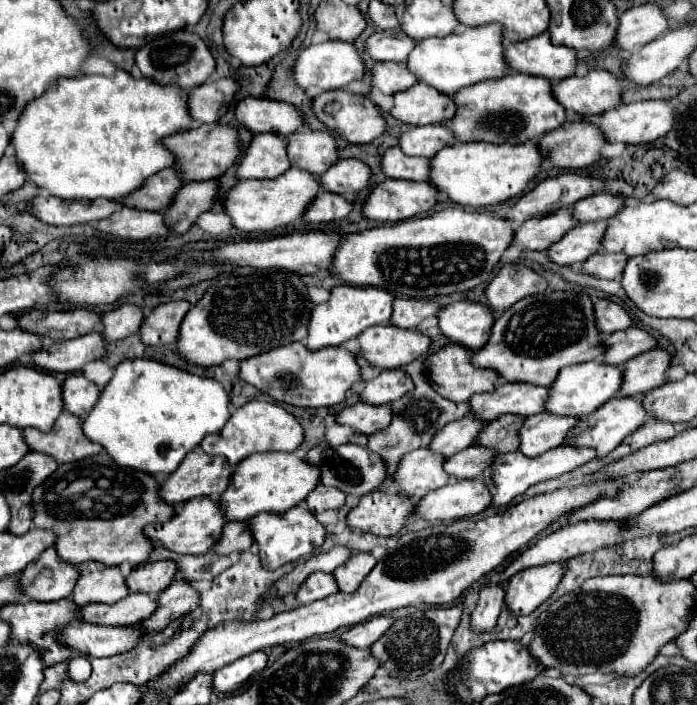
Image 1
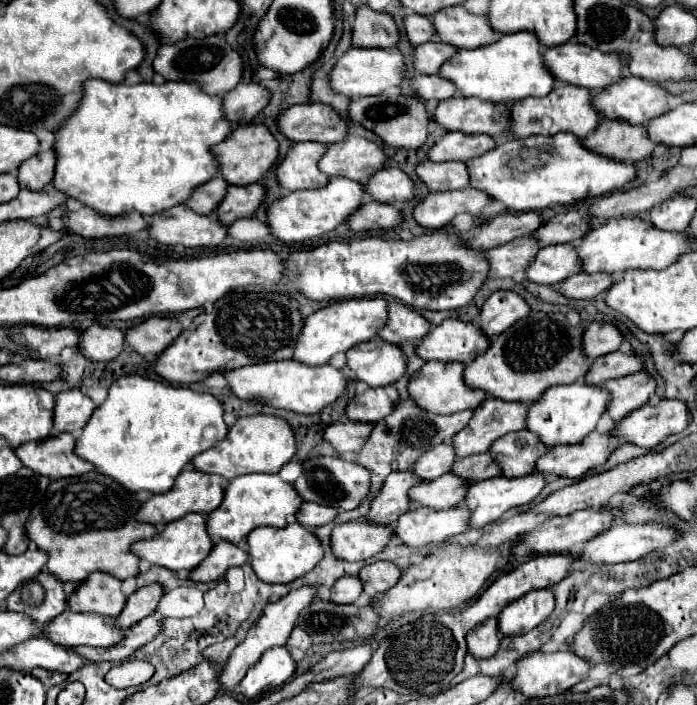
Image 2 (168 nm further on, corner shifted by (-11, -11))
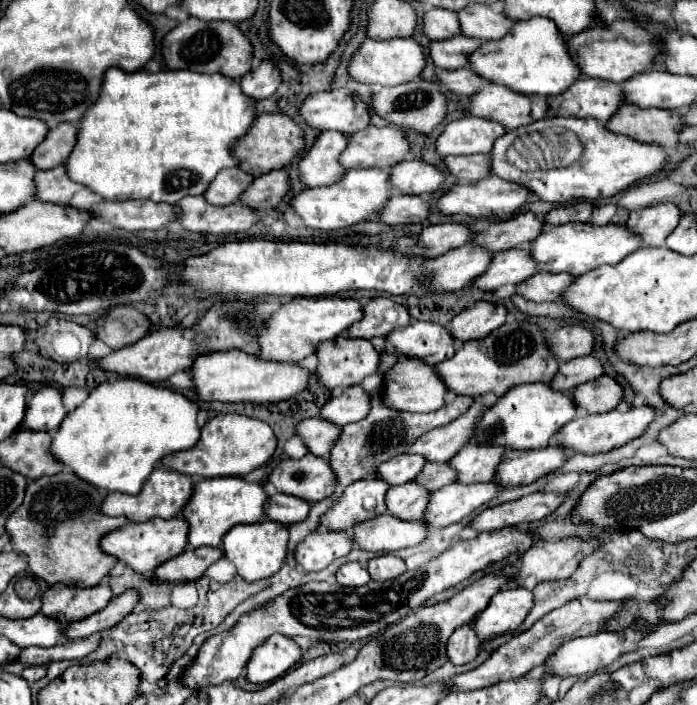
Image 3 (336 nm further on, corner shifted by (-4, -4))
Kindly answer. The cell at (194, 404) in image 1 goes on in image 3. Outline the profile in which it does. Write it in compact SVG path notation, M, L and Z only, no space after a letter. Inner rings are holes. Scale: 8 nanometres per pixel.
M136 379L104 381L90 391L88 399L80 407L76 407L64 417L58 433L52 439L50 453L58 463L72 469L76 477L94 485L100 491L120 491L120 493L136 495L140 493L140 485L144 485L144 481L148 479L148 475L154 471L154 467L164 455L196 445L200 437L200 427L196 423L196 417L198 417L198 407L190 403L182 393L176 393L168 387L160 387Z

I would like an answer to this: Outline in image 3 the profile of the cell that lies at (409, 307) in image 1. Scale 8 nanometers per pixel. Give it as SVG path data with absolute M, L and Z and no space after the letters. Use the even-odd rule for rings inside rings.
M376 297L362 305L362 319L348 327L348 337L354 339L386 337L386 333L390 333L392 329L404 327L408 323L410 315L404 305L398 305L386 297Z

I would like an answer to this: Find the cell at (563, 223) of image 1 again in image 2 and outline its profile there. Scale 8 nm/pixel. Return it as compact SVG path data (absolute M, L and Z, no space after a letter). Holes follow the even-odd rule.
M523 236L503 246L491 248L487 252L487 260L491 264L491 278L521 280L529 264L535 260L539 246L539 240L535 240L533 236Z

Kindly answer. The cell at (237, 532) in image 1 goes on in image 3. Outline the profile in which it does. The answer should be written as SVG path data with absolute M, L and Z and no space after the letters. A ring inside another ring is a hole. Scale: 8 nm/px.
M186 547L184 553L174 557L172 561L162 563L152 571L152 581L156 583L180 583L180 581L196 581L204 575L204 571L222 557L222 549L202 547L192 549Z

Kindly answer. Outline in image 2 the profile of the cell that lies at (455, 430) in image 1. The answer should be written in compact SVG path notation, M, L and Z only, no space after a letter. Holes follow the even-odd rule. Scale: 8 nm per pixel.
M439 444L431 450L427 450L413 466L413 472L429 482L429 480L435 480L447 472L451 472L451 466L455 462L455 448L451 444Z

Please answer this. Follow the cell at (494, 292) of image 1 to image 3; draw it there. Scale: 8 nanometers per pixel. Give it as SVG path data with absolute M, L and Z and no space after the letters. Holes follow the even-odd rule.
M478 301L476 305L464 309L450 321L450 333L458 341L482 339L506 321L506 307L500 303Z

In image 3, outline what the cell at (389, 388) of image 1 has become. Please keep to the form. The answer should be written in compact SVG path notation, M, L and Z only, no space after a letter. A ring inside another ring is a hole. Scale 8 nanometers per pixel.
M360 385L344 389L340 395L330 397L320 409L320 419L326 419L338 427L360 421L368 415L370 397L362 391Z

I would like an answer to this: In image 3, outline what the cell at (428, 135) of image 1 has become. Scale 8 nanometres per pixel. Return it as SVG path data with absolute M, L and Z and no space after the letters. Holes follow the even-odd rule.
M466 115L462 119L450 121L444 133L436 141L438 149L456 149L456 151L438 151L442 157L446 155L472 155L472 153L490 153L494 141L502 137L506 129L494 119Z

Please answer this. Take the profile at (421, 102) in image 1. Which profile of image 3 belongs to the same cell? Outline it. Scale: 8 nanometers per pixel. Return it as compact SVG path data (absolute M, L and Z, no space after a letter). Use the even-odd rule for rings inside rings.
M486 85L484 91L478 91L468 99L470 113L476 117L496 119L508 131L540 121L548 115L548 99L542 95L522 95L504 85Z

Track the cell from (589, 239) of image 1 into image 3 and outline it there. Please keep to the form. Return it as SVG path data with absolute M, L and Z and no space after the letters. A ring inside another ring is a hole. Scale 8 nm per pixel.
M508 249L504 253L496 253L488 269L478 275L472 285L480 291L494 291L506 283L518 285L520 281L526 281L534 271L536 265L532 265L532 257L528 257L526 249Z

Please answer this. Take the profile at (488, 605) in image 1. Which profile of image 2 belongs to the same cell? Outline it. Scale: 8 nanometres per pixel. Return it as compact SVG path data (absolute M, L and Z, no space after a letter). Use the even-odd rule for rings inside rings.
M497 618L485 620L479 624L479 628L473 628L467 634L467 648L469 654L475 658L489 658L493 652L499 648L499 628L497 628Z

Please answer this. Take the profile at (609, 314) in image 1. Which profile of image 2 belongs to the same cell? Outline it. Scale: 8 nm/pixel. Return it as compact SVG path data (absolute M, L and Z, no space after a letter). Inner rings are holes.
M591 322L587 324L587 332L583 332L583 350L587 356L597 358L609 352L619 350L625 334L611 322Z

